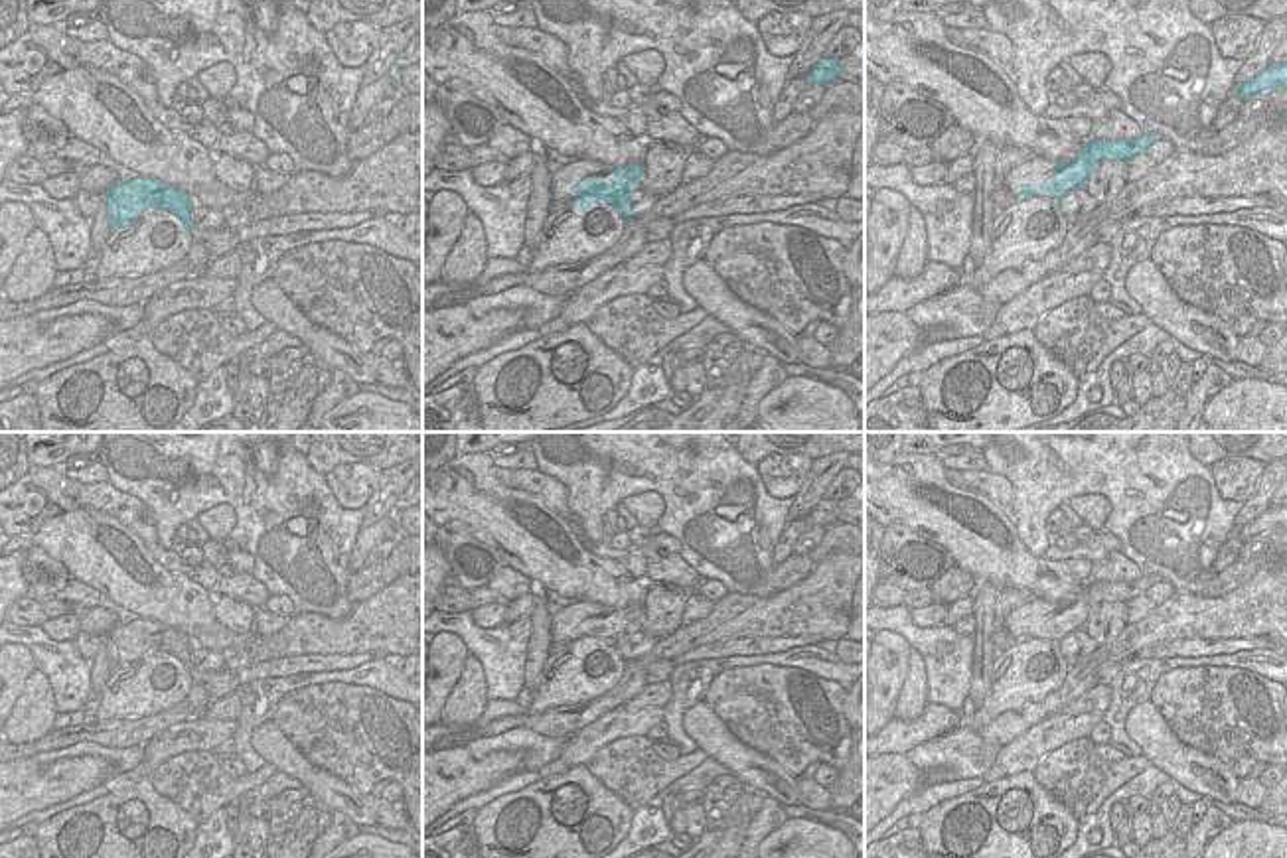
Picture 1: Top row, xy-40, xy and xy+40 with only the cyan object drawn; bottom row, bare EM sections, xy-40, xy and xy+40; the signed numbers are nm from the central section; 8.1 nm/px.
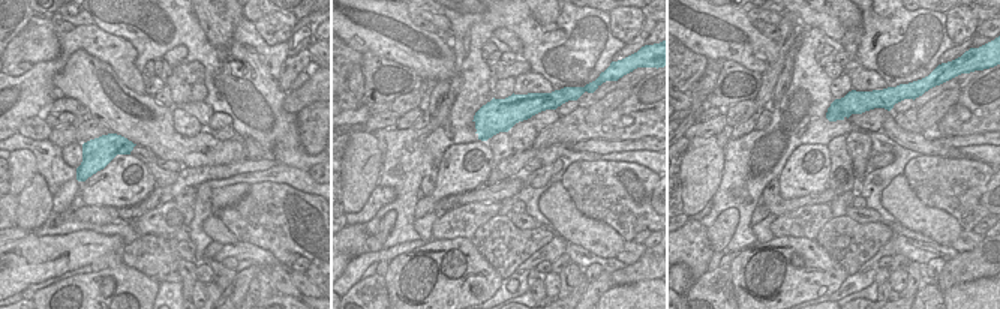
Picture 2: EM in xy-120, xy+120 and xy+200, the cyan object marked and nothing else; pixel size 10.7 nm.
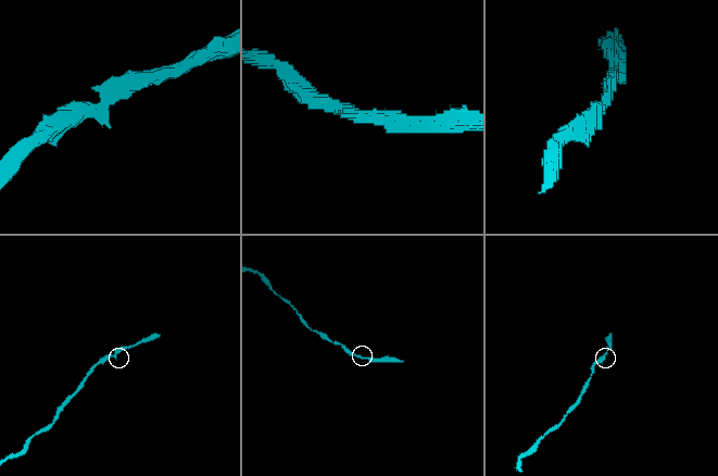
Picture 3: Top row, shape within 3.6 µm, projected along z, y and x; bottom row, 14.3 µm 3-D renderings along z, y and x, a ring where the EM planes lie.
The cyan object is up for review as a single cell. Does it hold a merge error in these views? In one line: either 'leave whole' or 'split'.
leave whole

